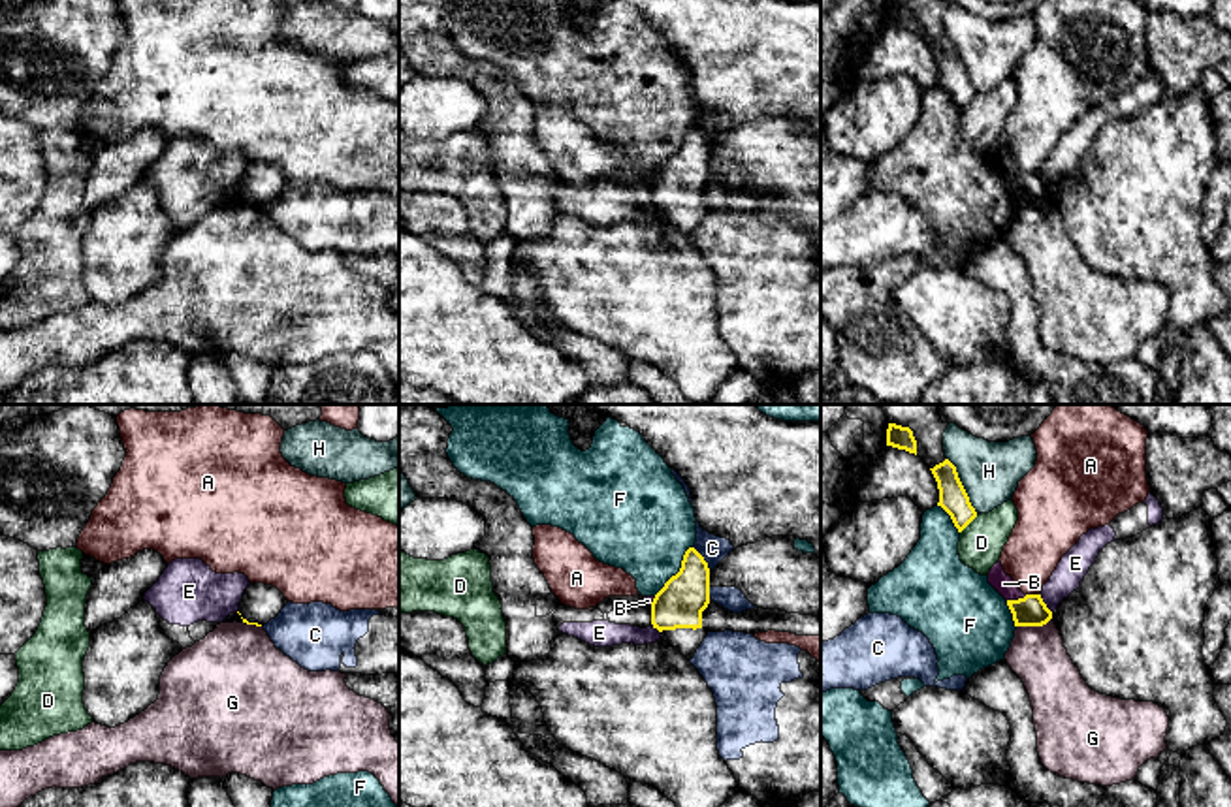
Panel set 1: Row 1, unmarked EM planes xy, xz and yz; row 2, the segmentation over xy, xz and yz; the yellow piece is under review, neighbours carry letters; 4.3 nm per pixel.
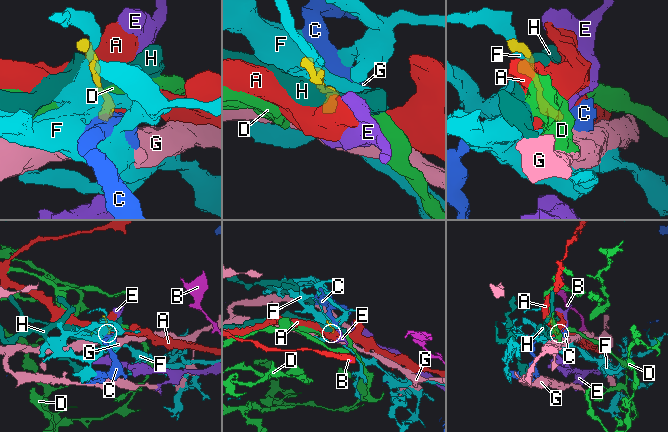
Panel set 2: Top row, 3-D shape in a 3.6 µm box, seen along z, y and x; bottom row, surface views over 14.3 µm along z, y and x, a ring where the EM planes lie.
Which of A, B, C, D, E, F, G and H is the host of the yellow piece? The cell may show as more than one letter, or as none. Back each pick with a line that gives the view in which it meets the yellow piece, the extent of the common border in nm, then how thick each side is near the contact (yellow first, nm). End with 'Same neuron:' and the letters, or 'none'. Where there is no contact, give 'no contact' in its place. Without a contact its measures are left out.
Same neuron: none

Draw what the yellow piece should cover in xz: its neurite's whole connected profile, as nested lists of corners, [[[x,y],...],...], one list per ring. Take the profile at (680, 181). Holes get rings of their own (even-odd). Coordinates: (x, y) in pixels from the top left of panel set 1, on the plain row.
[[[689,126],[681,147],[651,181],[651,203],[661,218],[691,239],[708,214],[702,190],[710,182],[710,147],[704,135]]]

